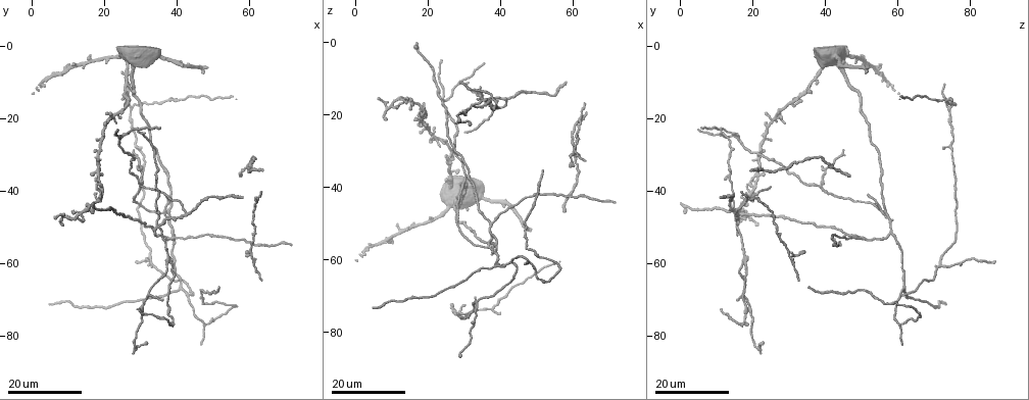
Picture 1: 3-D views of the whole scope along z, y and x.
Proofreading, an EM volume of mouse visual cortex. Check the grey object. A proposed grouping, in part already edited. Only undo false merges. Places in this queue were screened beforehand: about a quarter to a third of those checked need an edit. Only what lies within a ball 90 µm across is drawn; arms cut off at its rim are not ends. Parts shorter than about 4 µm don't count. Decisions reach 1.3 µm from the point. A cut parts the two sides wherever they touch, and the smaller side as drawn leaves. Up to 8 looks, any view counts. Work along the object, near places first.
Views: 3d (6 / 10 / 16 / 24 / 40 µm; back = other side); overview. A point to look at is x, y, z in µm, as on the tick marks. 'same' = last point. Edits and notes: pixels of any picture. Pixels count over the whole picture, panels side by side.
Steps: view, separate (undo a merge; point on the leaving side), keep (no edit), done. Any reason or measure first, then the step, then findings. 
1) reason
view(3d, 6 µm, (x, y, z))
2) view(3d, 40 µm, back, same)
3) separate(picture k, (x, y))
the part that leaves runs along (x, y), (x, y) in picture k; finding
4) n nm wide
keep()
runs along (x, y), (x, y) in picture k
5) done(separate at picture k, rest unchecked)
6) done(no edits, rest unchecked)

arms part here
view(3d, 16 µm, (24.0, 26.0, 15.5))

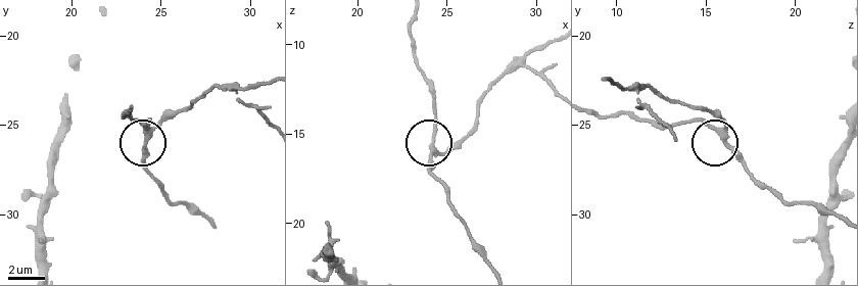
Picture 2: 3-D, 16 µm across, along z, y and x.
view(3d, 6 µm, (24.4, 25.2, 15.9))

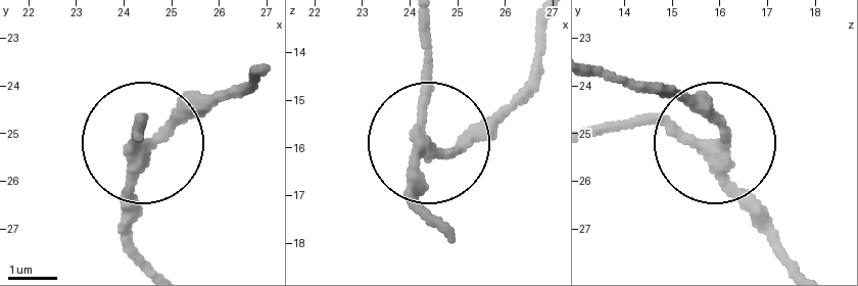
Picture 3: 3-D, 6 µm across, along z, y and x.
240 nm wide
keep()
one cell here

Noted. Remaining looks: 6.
three-way junction
view(3d, 16 µm, (29.0, 22.5, 11.5))

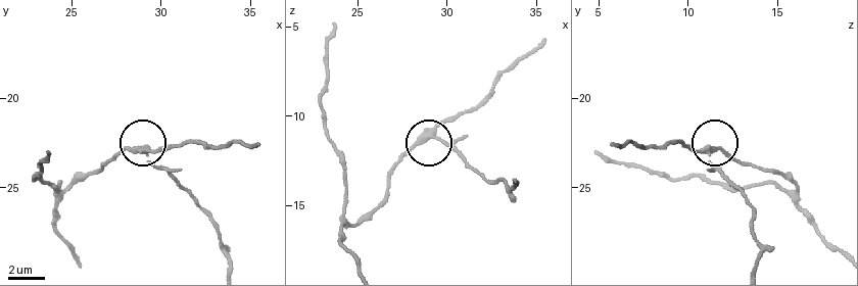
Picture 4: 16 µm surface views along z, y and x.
view(3d, 6 µm, (29.1, 23.1, 11.1))

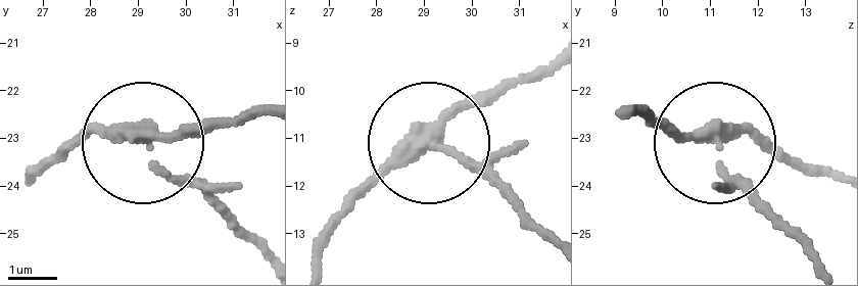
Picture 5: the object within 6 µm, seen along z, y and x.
280 nm wide
separate(picture 5, (204, 180))
the part that leaves runs along (146, 132), (158, 164), (269, 261) in picture 5; a second cell is stuck on

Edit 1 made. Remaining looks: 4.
arms part here
view(3d, 24 µm, (30.5, 39.0, 39.0))

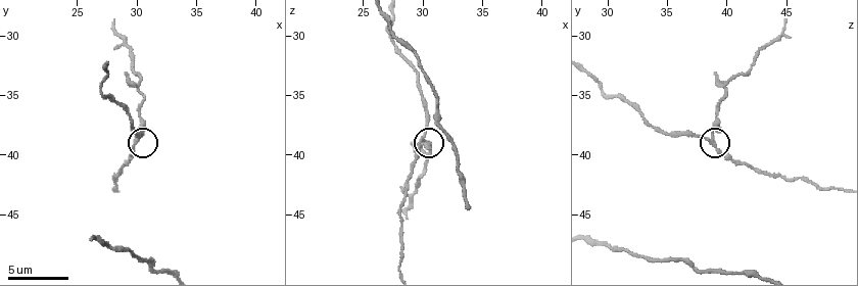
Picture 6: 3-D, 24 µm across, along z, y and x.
view(3d, 6 µm, (29.8, 38.6, 38.8))

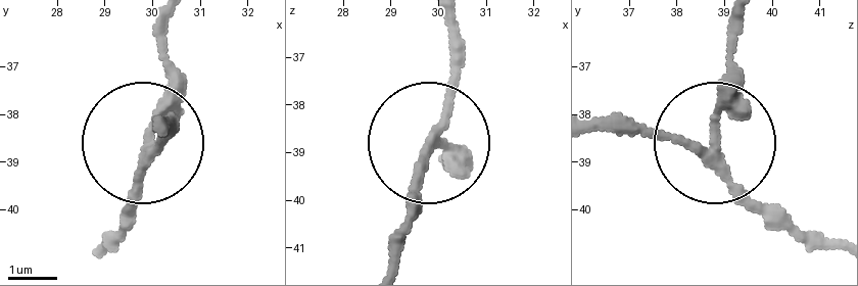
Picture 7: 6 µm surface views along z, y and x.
view(3d, 6 µm, back, (30.05, 38.75, 38.60))

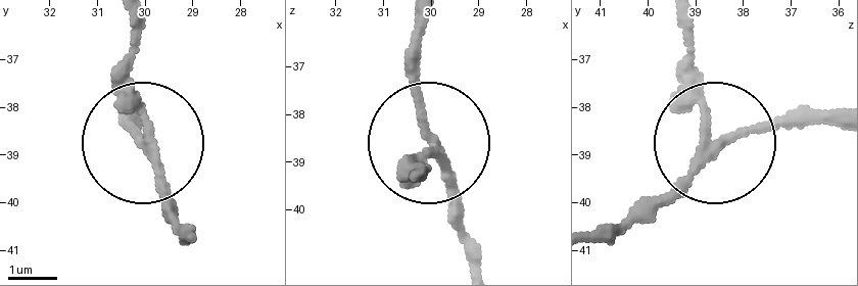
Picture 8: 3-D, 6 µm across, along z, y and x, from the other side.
separate(picture 8, (126, 86))
the part that leaves runs along (147, 146), (135, 16) in picture 8; a second cell is stuck on

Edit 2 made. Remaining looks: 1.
done(separate at picture 5, separate at picture 8, rest unchecked)

